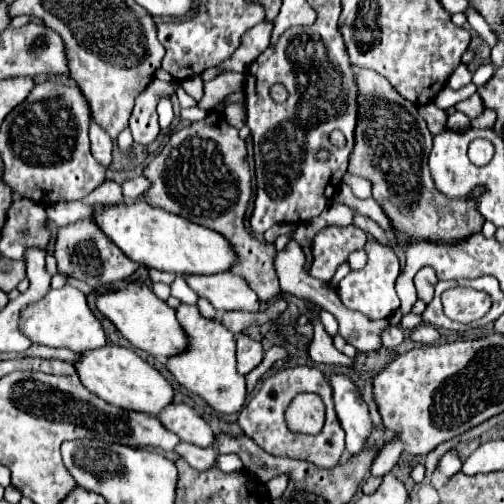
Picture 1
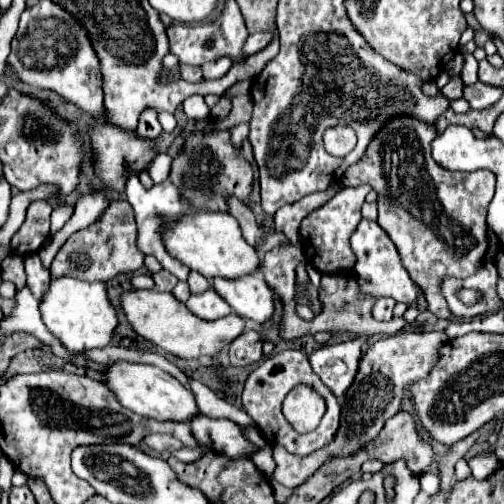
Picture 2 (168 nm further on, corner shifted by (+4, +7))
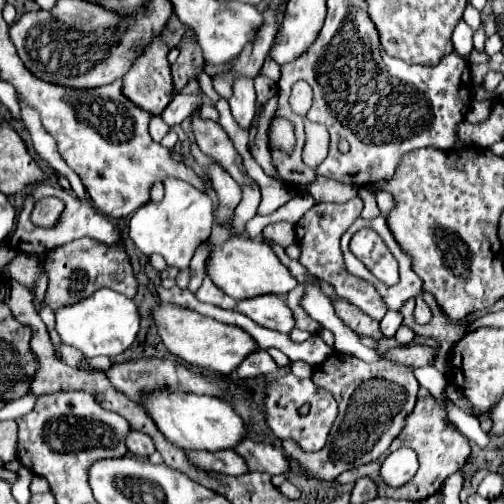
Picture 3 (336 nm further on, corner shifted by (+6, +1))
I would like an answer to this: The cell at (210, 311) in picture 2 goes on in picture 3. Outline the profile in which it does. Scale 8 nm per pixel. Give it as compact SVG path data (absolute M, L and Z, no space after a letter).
M208 277L204 279L202 287L196 291L196 299L200 299L202 303L212 303L212 305L222 307L222 309L234 309L236 307L236 301L232 297L228 297L224 291L220 291Z

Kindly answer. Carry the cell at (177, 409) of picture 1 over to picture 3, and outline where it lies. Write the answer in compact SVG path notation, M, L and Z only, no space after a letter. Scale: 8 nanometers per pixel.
M244 439L244 443L236 447L236 453L240 453L240 457L246 459L252 471L262 471L268 475L288 473L288 459L284 457L282 449L274 445L260 443L254 439Z

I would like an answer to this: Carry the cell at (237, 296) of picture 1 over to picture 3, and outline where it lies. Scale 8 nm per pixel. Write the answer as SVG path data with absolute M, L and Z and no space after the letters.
M258 295L252 299L242 299L238 301L236 311L244 313L258 325L272 329L272 331L290 333L294 329L292 311L284 303L284 299L278 295Z

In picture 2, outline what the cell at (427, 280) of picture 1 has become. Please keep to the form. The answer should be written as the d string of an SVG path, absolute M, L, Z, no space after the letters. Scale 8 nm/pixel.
M400 117L398 121L390 121L390 125L386 125L382 133L378 133L378 137L374 137L374 143L370 143L366 157L346 171L343 178L347 181L343 182L345 186L355 187L355 177L382 177L382 195L378 199L378 207L382 211L382 229L394 241L402 257L404 269L422 287L428 301L428 309L440 319L454 319L440 291L442 281L444 277L470 277L482 267L484 255L488 251L486 211L488 203L494 197L496 175L486 169L466 173L440 167L430 153L430 143L434 141L434 137L436 129L430 129L430 125L422 125L422 121L414 121L412 117Z

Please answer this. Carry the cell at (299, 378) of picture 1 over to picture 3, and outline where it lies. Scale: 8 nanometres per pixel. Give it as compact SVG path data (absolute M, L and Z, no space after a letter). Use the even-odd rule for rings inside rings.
M292 373L284 375L268 375L264 379L264 417L266 425L278 439L292 439L296 441L304 451L320 451L328 439L328 433L332 429L332 423L336 419L336 399L332 393L324 391L322 387L316 387L312 379L300 379ZM310 403L308 415L298 415L298 407Z

